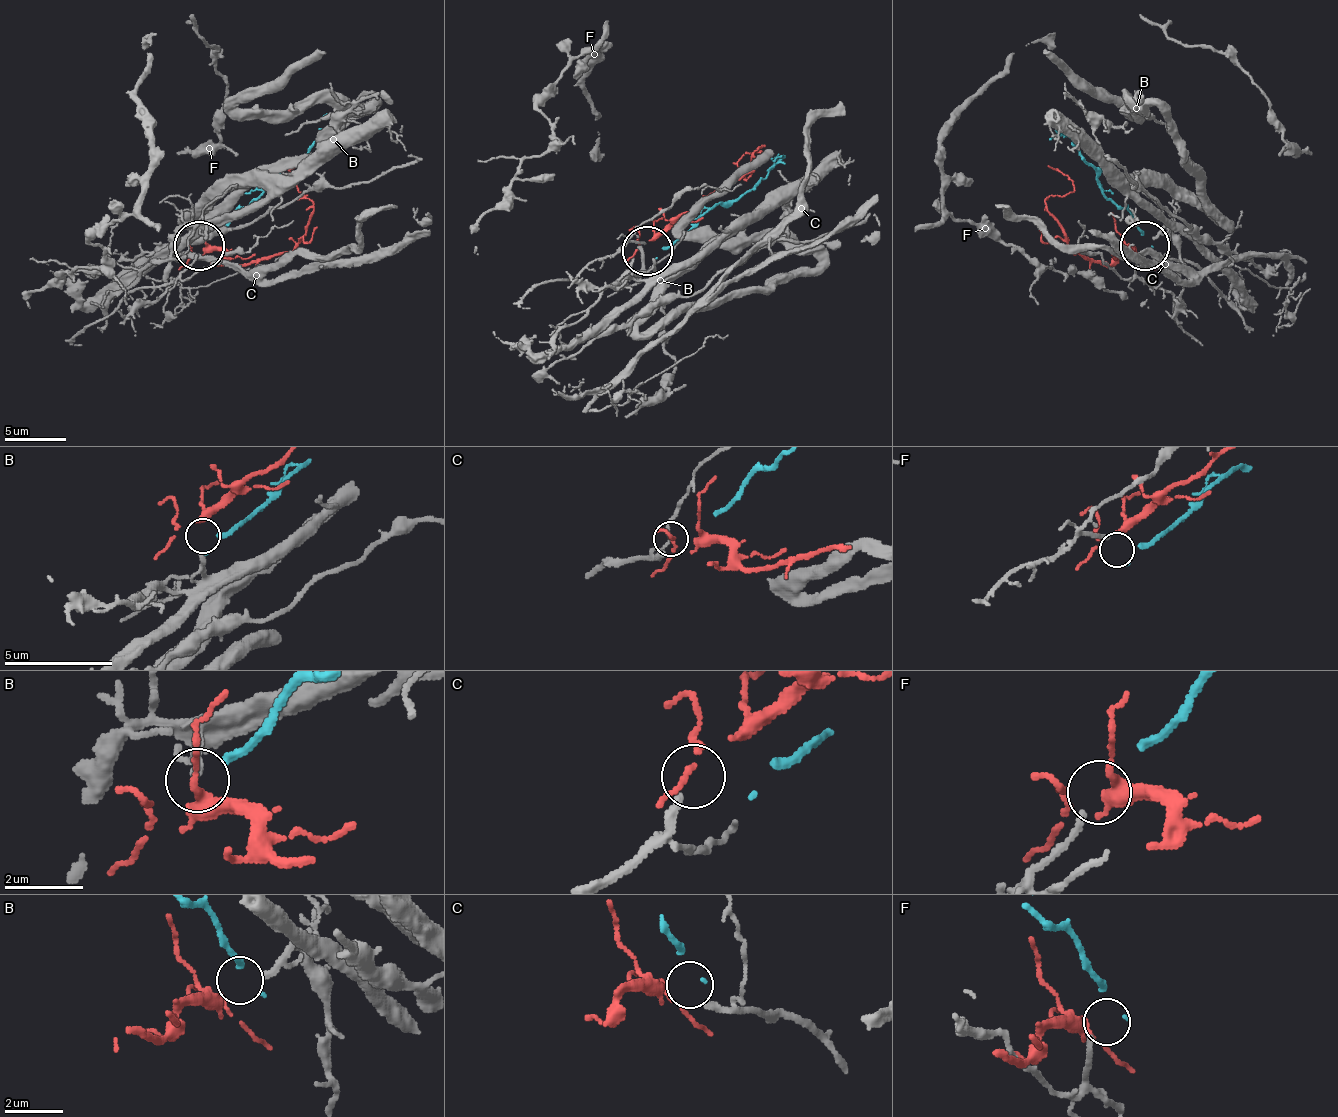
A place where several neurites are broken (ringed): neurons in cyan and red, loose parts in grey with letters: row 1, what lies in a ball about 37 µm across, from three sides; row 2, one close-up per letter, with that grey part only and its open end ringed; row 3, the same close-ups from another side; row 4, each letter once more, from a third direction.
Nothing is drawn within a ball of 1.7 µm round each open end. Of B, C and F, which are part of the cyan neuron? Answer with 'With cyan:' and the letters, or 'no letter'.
With cyan: F

